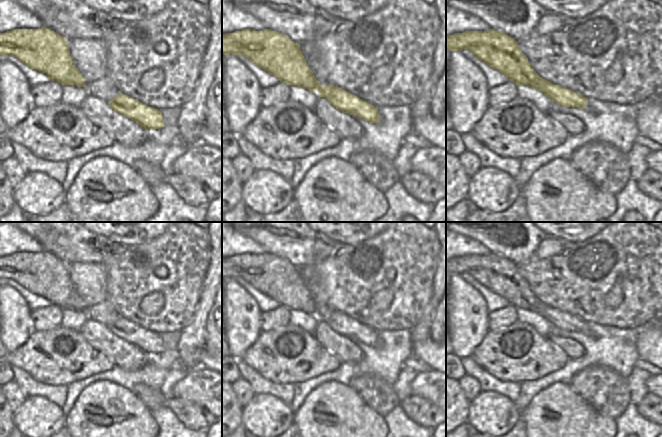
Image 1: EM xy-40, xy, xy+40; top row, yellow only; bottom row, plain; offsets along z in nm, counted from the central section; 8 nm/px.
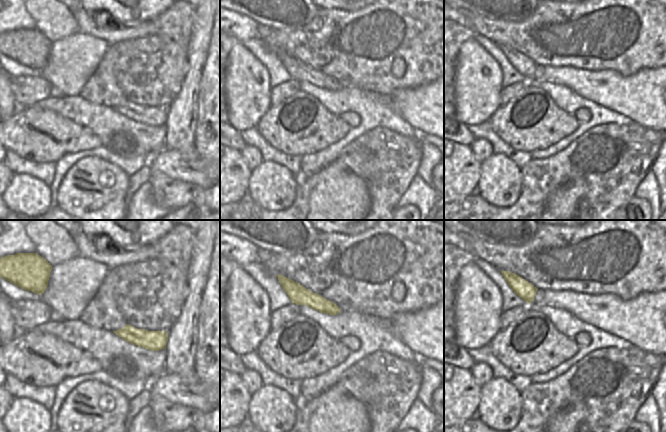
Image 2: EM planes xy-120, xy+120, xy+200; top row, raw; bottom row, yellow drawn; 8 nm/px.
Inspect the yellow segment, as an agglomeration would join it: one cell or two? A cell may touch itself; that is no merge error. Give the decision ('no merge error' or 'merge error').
merge error

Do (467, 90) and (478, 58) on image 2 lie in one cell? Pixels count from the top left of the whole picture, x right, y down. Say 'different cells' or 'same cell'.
same cell

